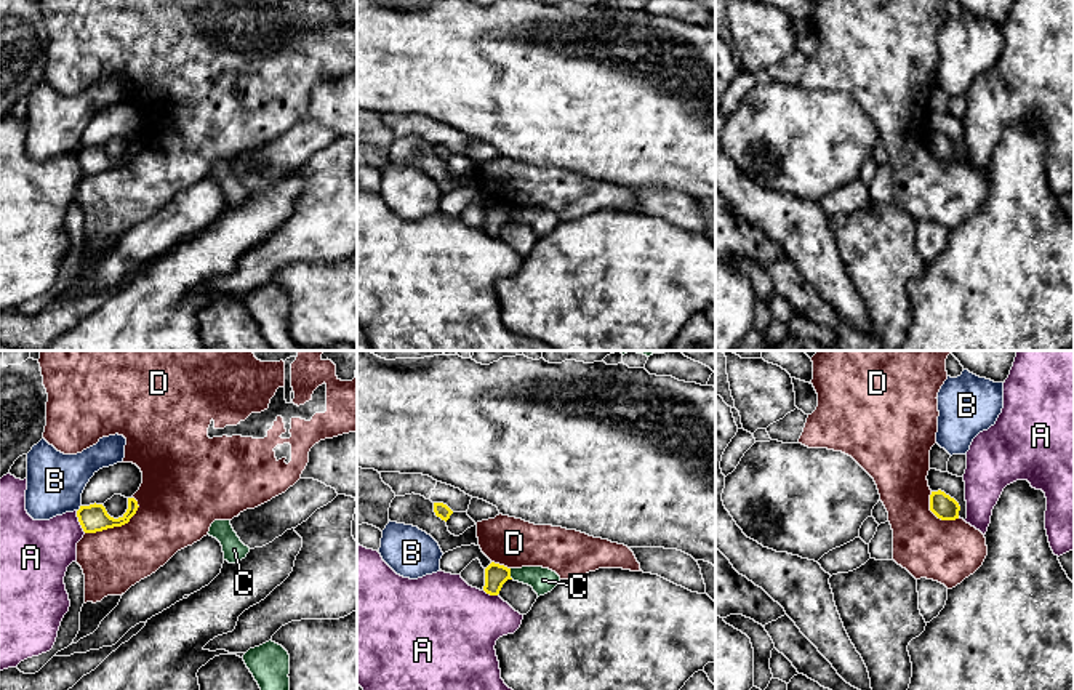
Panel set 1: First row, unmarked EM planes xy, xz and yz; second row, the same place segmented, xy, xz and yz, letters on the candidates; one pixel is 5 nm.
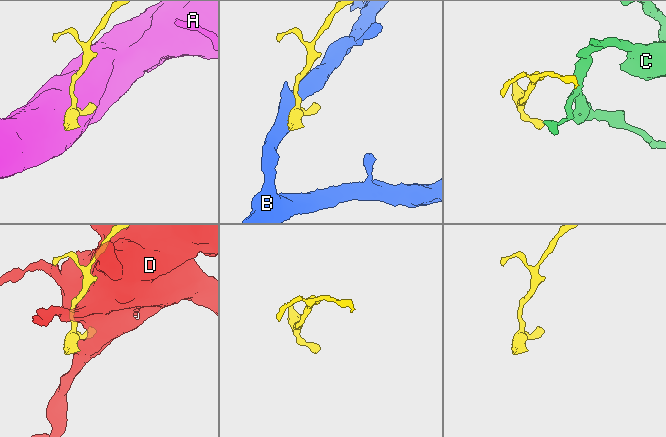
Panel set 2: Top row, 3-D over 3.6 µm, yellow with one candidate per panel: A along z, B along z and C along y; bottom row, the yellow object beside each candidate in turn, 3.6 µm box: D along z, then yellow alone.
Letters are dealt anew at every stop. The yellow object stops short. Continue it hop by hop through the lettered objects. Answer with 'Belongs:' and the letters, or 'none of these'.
Belongs: none of these

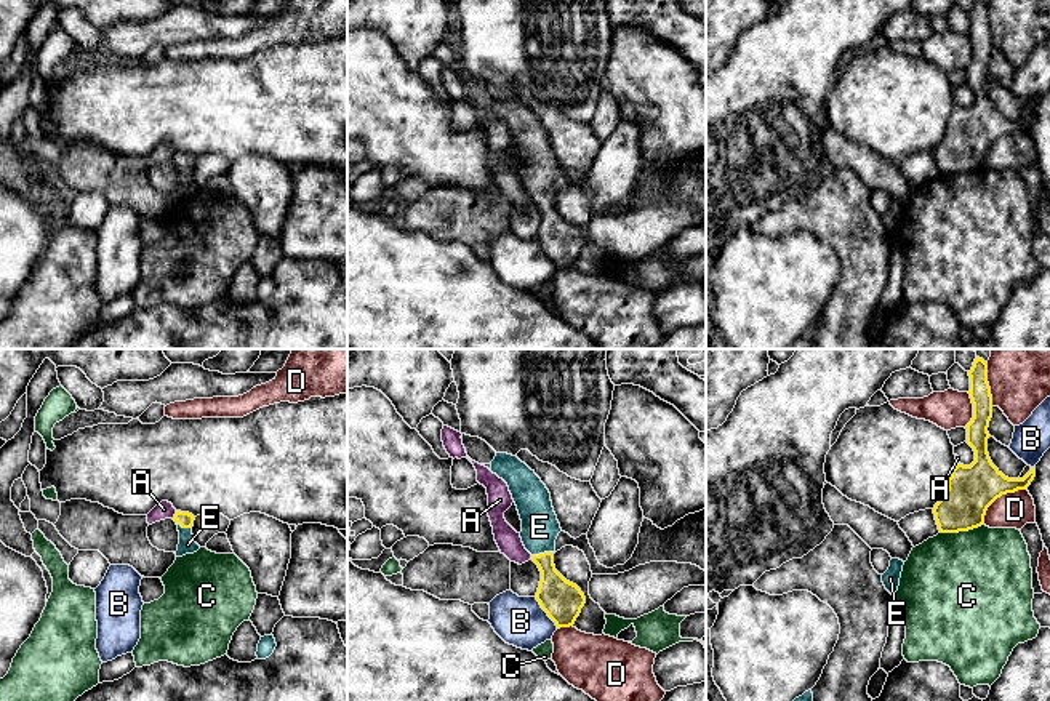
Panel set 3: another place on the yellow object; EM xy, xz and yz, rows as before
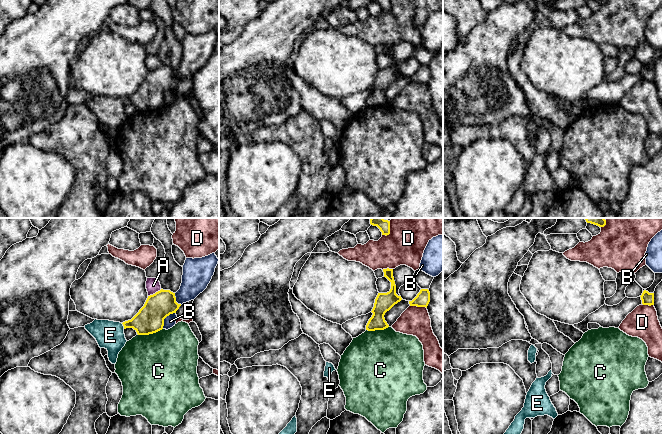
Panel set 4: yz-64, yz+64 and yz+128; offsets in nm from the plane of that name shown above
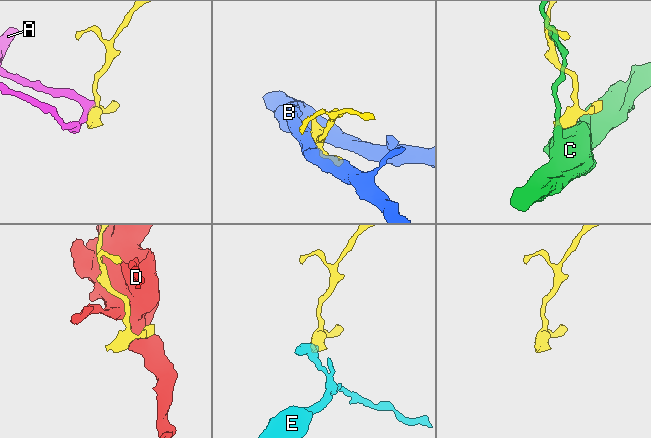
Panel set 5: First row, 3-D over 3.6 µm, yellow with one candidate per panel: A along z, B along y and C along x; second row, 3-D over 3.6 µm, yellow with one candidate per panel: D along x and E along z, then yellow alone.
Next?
Belongs: E

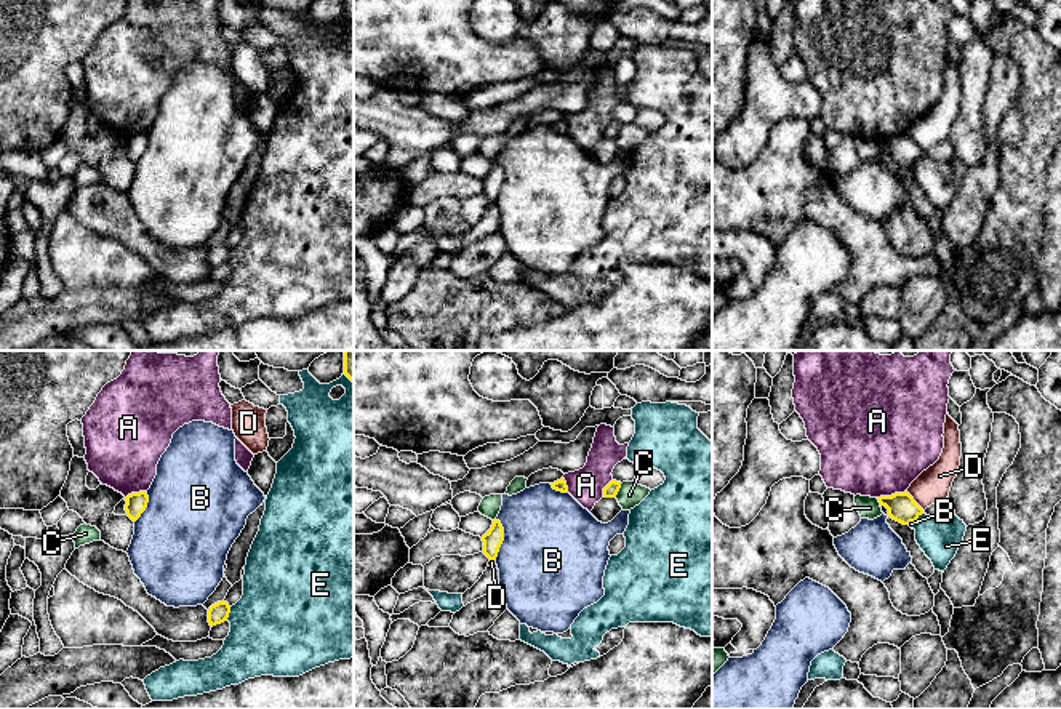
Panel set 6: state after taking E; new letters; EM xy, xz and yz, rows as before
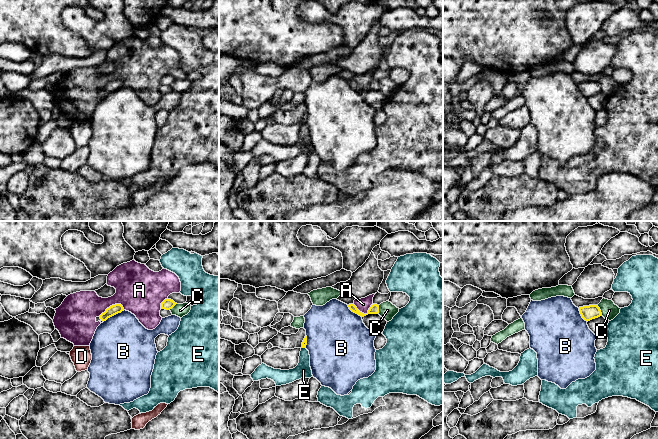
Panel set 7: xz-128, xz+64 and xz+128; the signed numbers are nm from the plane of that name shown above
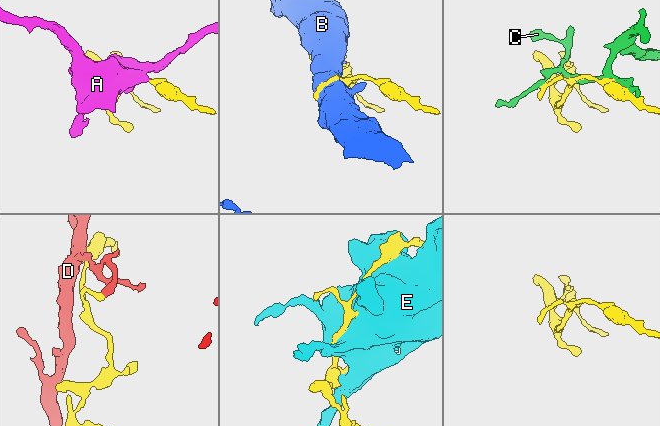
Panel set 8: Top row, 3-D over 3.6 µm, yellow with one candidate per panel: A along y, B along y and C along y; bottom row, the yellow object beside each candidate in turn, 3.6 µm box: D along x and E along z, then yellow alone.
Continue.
Belongs: none of these

